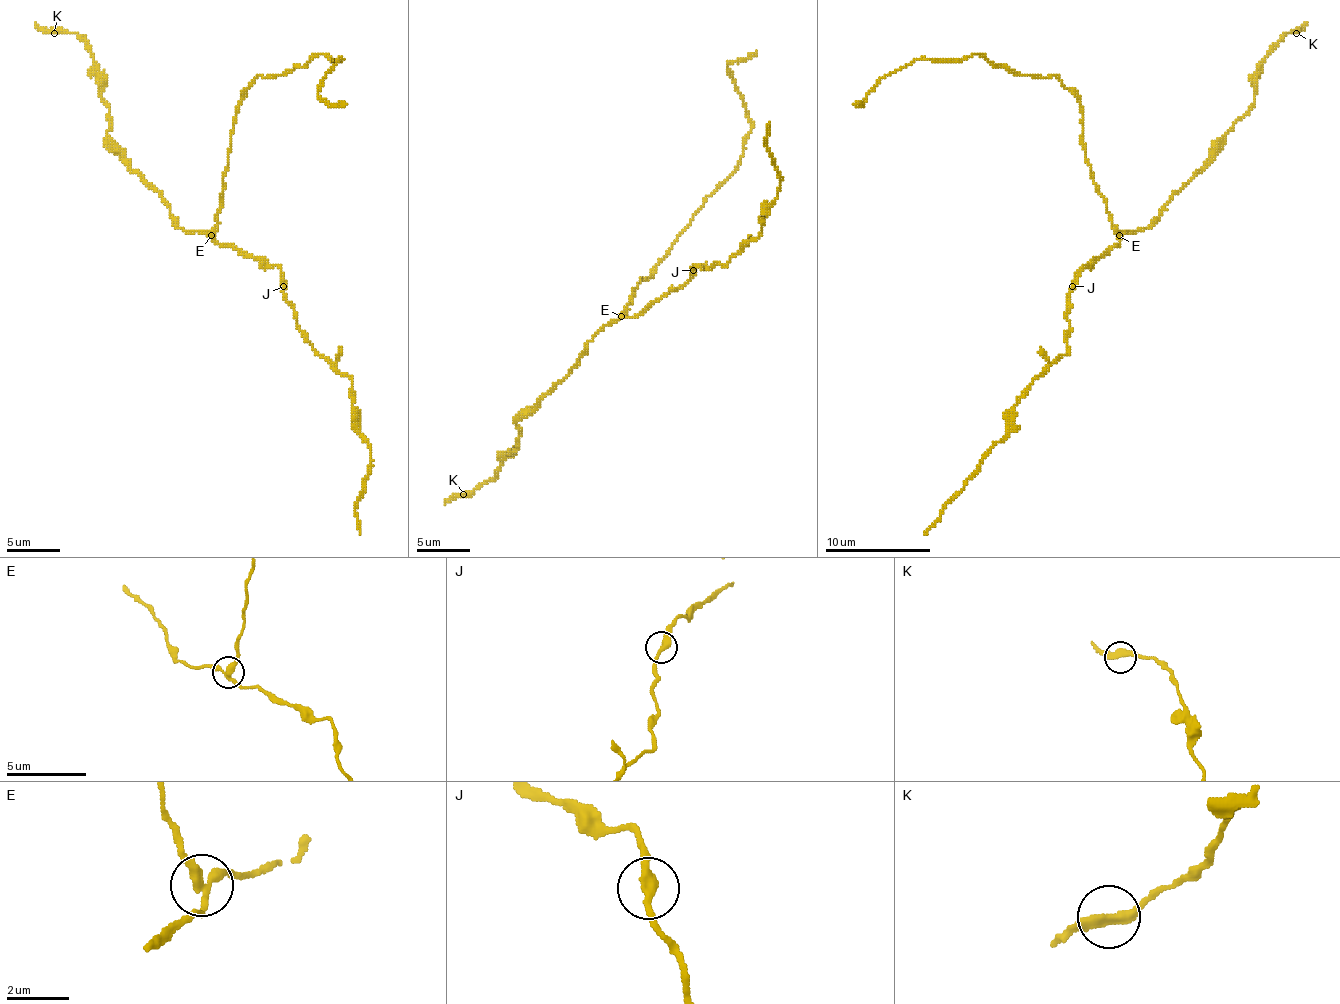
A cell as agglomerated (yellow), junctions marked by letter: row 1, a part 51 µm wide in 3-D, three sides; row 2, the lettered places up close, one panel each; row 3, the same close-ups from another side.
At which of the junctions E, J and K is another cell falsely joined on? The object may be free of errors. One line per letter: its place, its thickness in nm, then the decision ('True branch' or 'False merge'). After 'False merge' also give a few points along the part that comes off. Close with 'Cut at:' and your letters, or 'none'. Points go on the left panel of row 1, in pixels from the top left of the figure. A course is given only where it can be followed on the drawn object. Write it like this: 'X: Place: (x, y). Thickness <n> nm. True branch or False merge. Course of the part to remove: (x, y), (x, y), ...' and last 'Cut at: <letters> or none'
E: Place: (211, 235). Thickness 280 nm. False merge. Course of the part to remove: (212, 236), (236, 107), (260, 75), (286, 75), (323, 54), (341, 59), (318, 93), (331, 104), (347, 104)
J: Place: (283, 286). Thickness 320 nm. True branch
K: Place: (54, 33). Thickness 320 nm. True branch
Cut at: E

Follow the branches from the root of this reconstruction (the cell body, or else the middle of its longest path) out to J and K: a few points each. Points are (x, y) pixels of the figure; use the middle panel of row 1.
J: (627, 309), (624, 317), (643, 314), (656, 301), (685, 285), (693, 270)
K: (627, 309), (587, 343), (579, 362), (516, 423), (519, 446), (503, 460), (500, 470), (469, 494), (463, 494)

